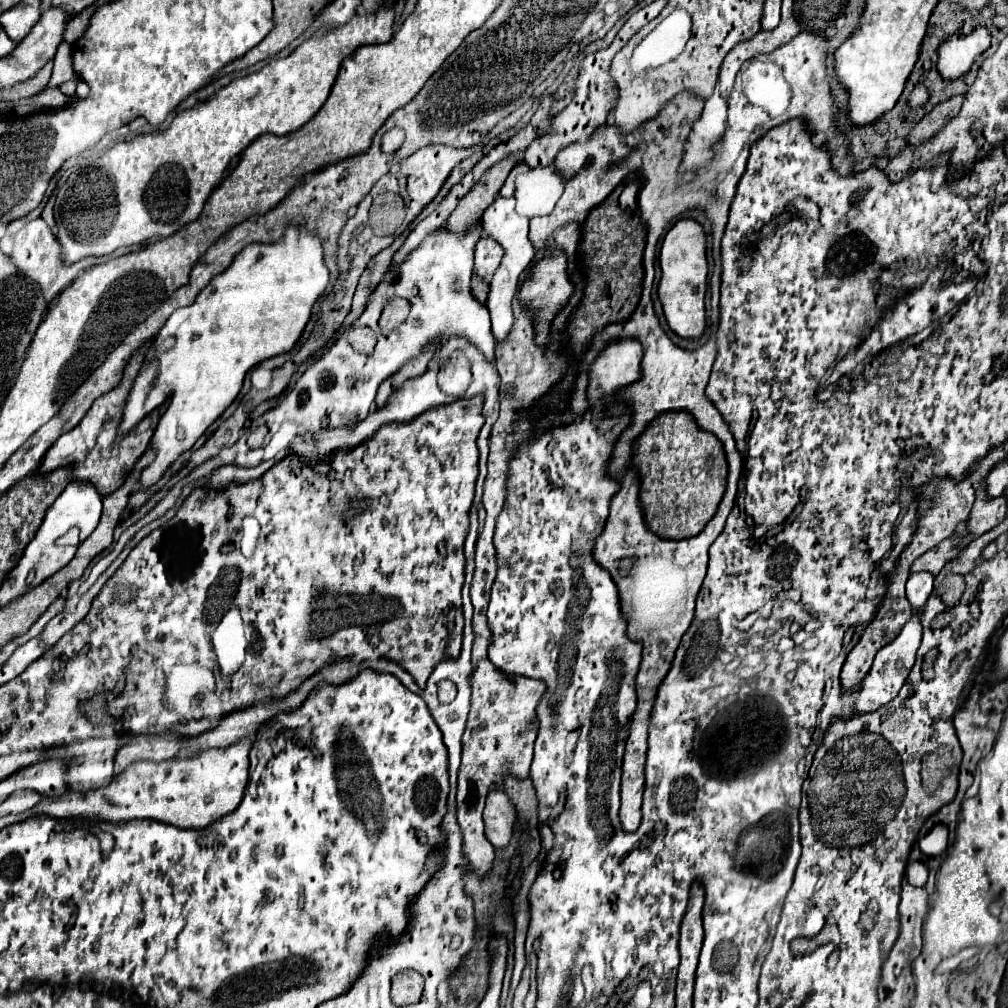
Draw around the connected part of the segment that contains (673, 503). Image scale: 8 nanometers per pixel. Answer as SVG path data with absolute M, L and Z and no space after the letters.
M666 412L646 428L646 432L638 438L634 450L636 454L632 464L636 466L642 480L640 504L646 510L648 528L660 534L662 538L672 538L672 540L696 536L714 516L726 488L728 464L720 440L714 434L700 430L688 412Z

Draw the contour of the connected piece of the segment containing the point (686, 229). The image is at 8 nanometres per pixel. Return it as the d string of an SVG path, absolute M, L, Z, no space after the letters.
M680 220L672 226L672 230L666 234L662 242L660 268L662 268L662 280L658 286L658 296L662 300L670 328L682 338L700 338L706 328L704 294L708 278L706 236L700 224L696 224L694 220Z

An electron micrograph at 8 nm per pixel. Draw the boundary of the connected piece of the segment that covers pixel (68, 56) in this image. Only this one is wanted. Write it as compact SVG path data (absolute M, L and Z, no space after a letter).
M64 42L62 46L58 46L56 58L54 58L54 72L52 72L48 86L58 88L60 84L64 84L72 78L76 78L76 72L72 68L72 46L68 42Z

